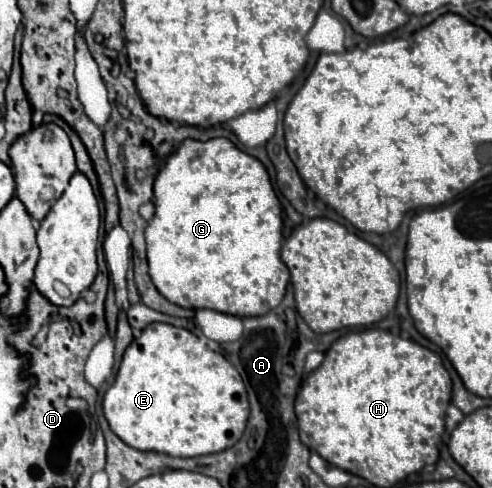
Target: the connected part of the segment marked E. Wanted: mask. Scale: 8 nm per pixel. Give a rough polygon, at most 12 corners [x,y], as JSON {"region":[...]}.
{"region":[[155,322],[105,392],[133,448],[191,458],[245,430],[245,384]]}

